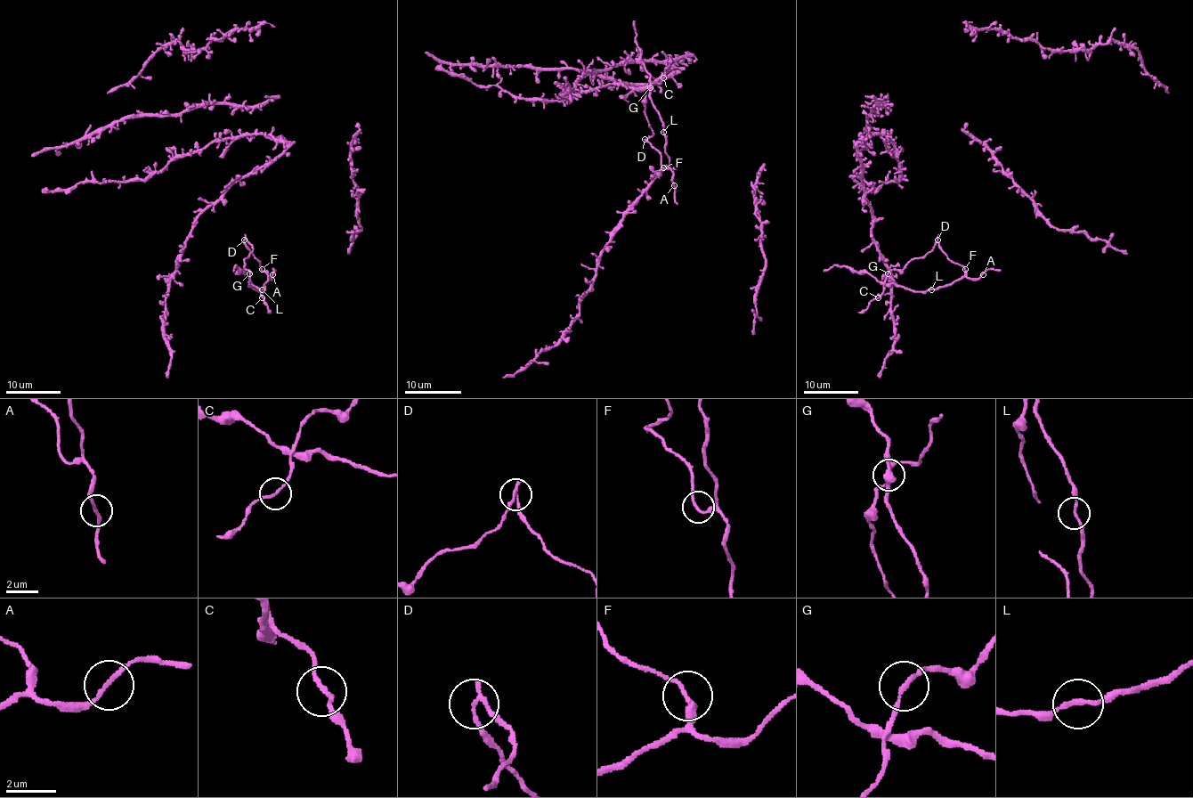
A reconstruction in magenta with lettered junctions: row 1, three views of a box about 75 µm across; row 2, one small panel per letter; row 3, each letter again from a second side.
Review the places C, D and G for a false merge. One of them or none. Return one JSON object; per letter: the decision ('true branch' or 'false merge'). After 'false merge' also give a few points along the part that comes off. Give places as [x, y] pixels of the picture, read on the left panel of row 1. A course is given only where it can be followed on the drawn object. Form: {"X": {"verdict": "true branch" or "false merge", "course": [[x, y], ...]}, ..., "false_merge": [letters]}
{"C": {"verdict": "true branch"}, "D": {"verdict": "false merge", "course": [[244, 239], [244, 245], [259, 261], [267, 280], [263, 289], [258, 290], [236, 264], [233, 272]]}, "G": {"verdict": "true branch"}, "false_merge": ["D"]}

